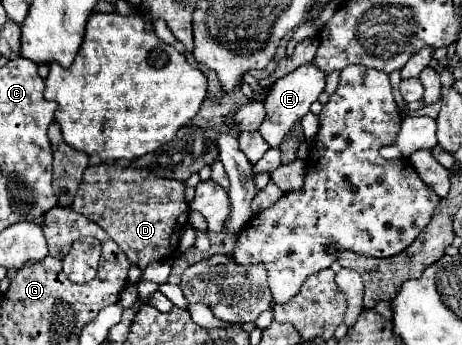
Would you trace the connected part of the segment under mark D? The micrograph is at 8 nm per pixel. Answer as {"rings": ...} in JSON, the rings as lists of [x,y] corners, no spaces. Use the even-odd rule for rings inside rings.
{"rings":[[[100,163],[100,165],[90,165],[84,171],[84,179],[78,187],[76,199],[72,209],[88,217],[90,221],[98,223],[106,233],[118,243],[118,247],[126,253],[128,261],[140,269],[146,269],[150,263],[164,261],[172,257],[176,251],[178,239],[182,235],[182,229],[188,223],[188,201],[184,199],[184,183],[172,181],[172,179],[160,179],[154,177],[148,171],[142,169],[132,169],[132,167],[120,167],[120,165],[110,165],[110,163]]]}

